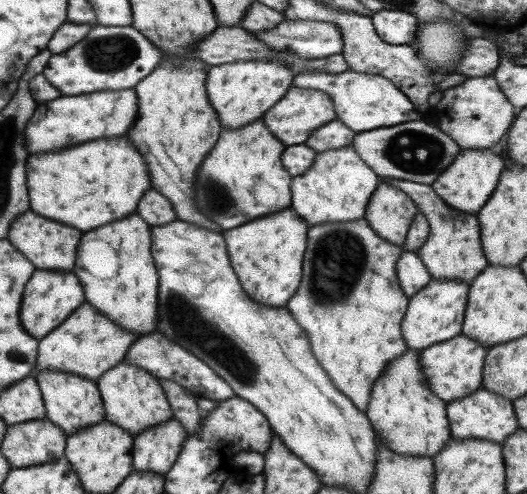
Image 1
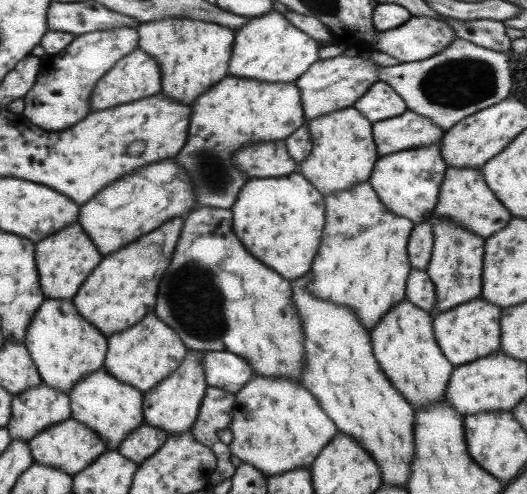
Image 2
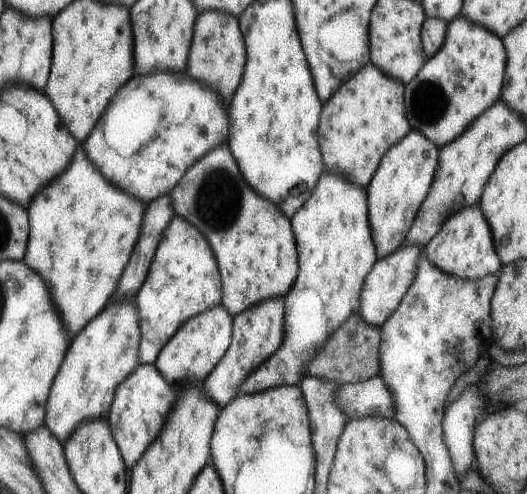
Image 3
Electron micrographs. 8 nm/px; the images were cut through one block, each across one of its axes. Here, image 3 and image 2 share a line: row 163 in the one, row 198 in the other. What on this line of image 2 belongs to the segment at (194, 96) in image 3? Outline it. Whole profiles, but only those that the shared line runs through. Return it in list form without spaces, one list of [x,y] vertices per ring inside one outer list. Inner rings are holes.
[[[173,157],[161,162],[153,162],[149,166],[141,166],[133,170],[133,174],[125,174],[117,182],[105,186],[93,200],[79,206],[79,226],[93,240],[101,256],[115,252],[119,246],[139,238],[161,226],[163,222],[189,214],[193,206],[193,188],[191,182],[181,170]]]

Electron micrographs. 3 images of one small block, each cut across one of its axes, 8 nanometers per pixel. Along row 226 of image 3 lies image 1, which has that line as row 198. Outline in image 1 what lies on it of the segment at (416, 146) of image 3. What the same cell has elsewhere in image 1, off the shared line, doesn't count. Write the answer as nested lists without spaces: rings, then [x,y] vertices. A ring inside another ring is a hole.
[[[379,182],[367,203],[364,219],[379,238],[403,248],[413,214],[417,211],[404,192]]]

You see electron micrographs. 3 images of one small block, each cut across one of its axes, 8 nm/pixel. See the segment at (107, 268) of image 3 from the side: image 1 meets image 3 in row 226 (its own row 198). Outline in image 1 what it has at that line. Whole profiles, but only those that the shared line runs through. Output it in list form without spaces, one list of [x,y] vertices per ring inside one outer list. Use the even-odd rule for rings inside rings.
[[[125,136],[95,140],[51,154],[29,156],[25,170],[31,212],[81,232],[133,214],[141,194],[149,190],[145,164]]]

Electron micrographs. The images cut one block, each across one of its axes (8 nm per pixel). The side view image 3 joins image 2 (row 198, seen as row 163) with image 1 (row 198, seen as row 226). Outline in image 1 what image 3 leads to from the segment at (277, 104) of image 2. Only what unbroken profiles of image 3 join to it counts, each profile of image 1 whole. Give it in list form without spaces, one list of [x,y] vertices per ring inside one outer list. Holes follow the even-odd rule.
[[[261,119],[237,130],[225,130],[219,134],[213,150],[207,154],[194,176],[196,207],[211,222],[229,230],[251,222],[259,216],[289,208],[291,178],[281,166],[283,145],[265,128]],[[237,212],[245,212],[245,218],[233,218]]]

